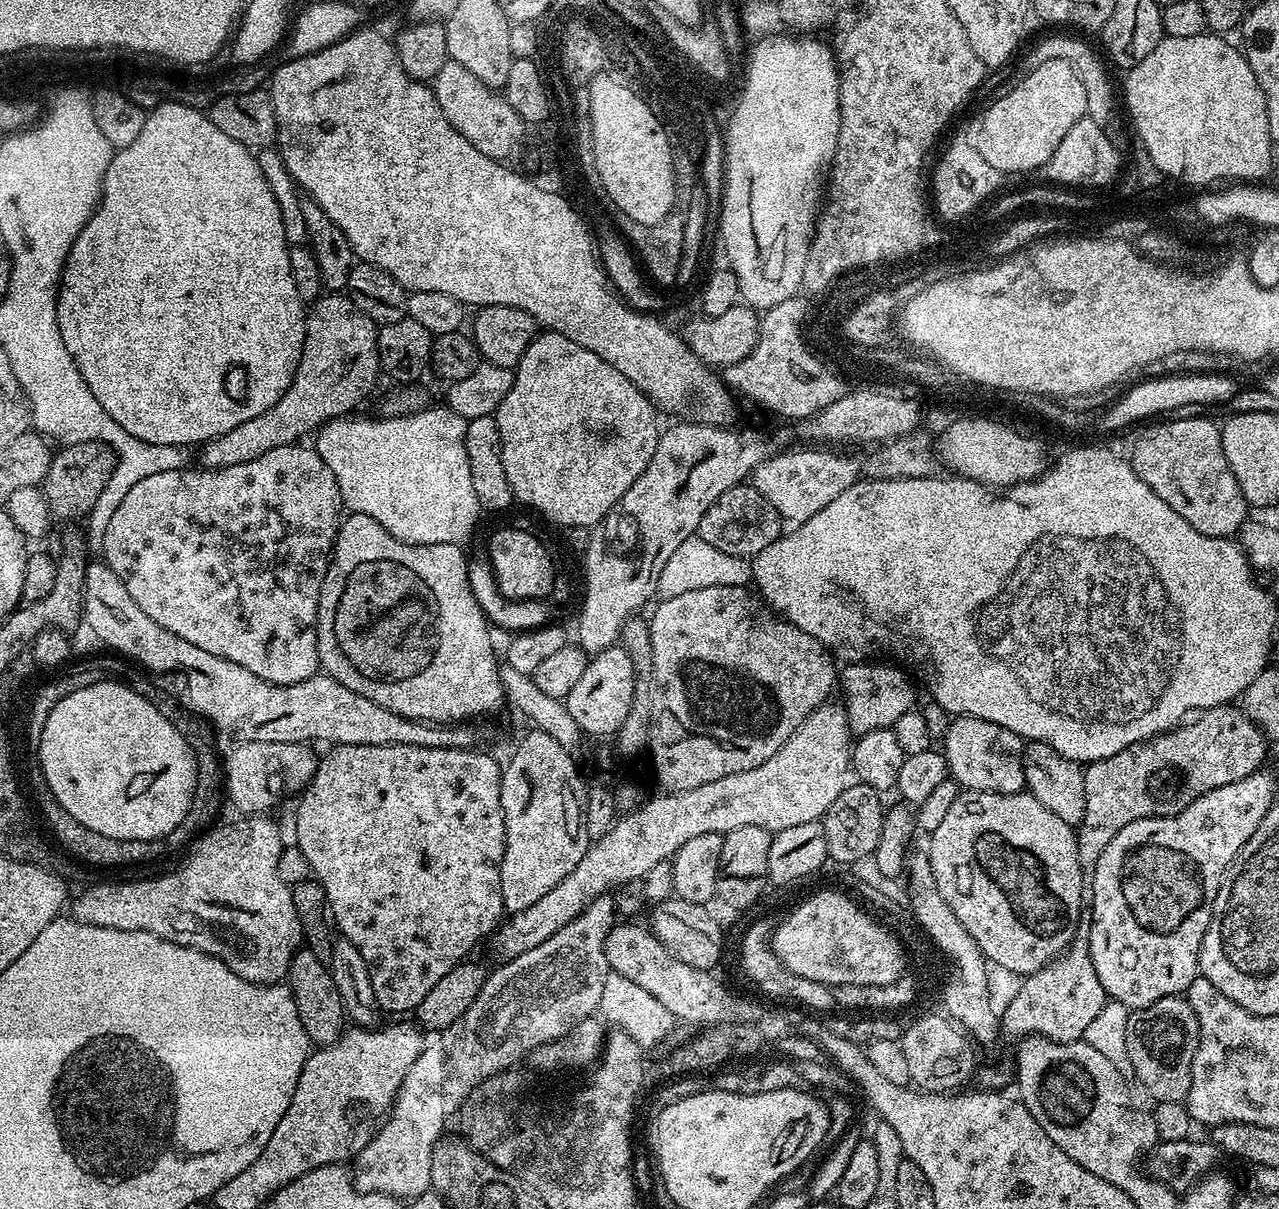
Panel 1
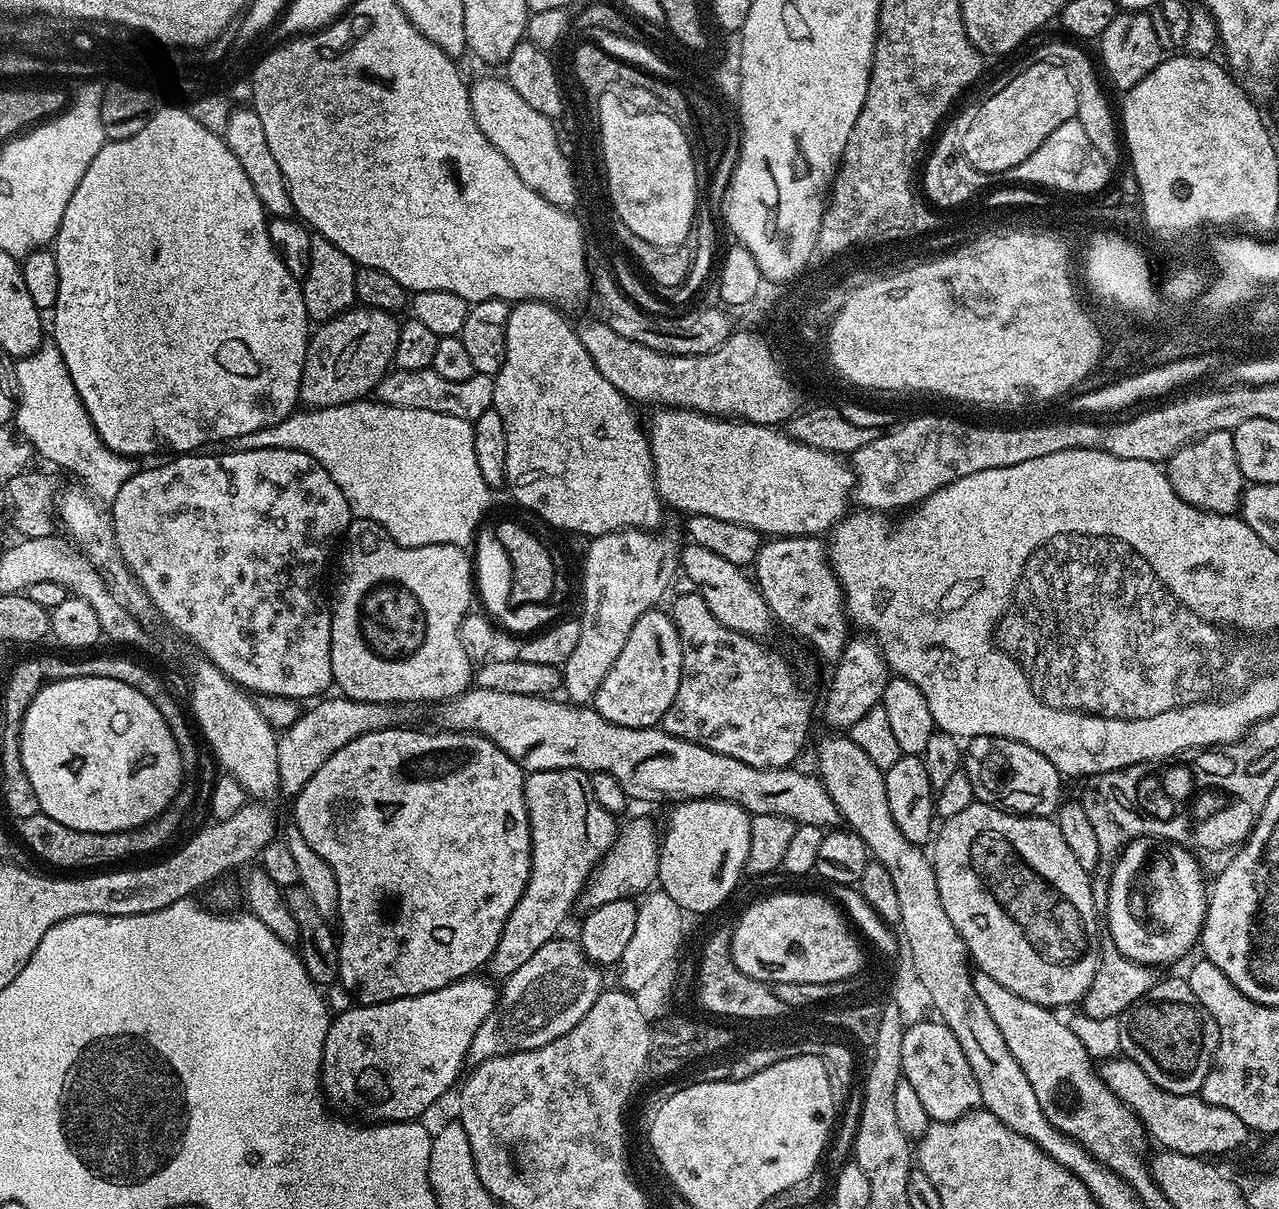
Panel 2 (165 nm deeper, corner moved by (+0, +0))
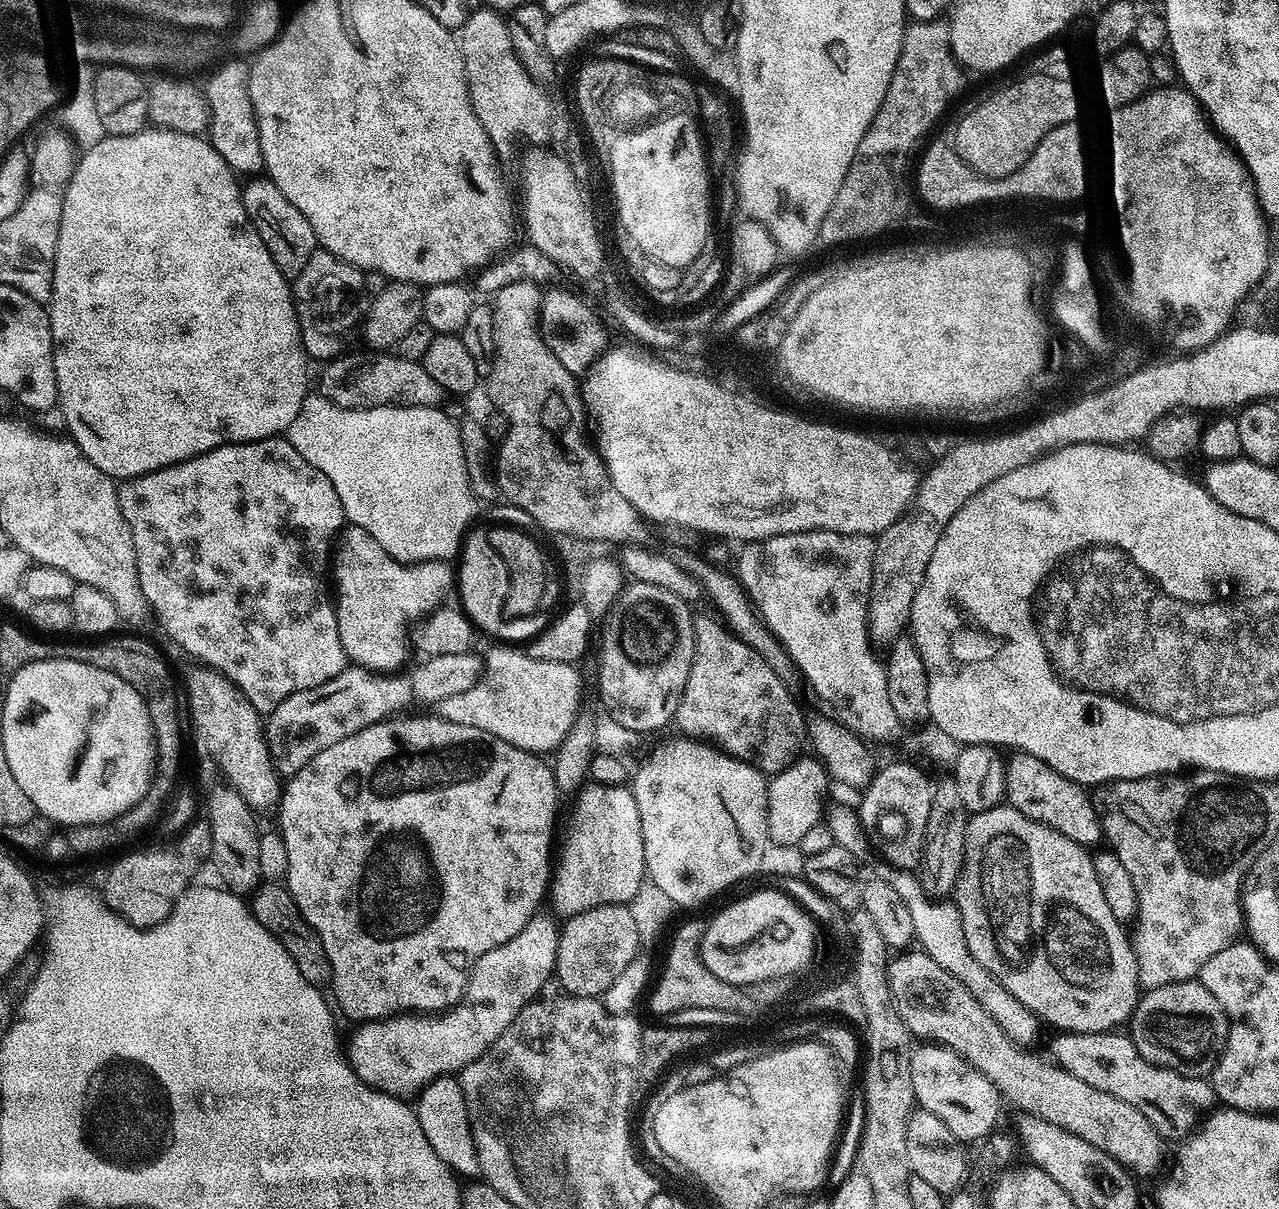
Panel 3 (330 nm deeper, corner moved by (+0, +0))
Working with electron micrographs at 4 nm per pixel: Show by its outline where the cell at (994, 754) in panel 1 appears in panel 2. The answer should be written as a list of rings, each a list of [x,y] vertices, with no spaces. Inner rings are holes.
[[[973,736],[962,752],[962,770],[968,775],[975,799],[982,804],[1003,805],[1003,800],[1024,796],[1010,804],[1011,811],[1029,816],[1051,817],[1062,803],[1062,774],[1038,750],[1001,736]]]

